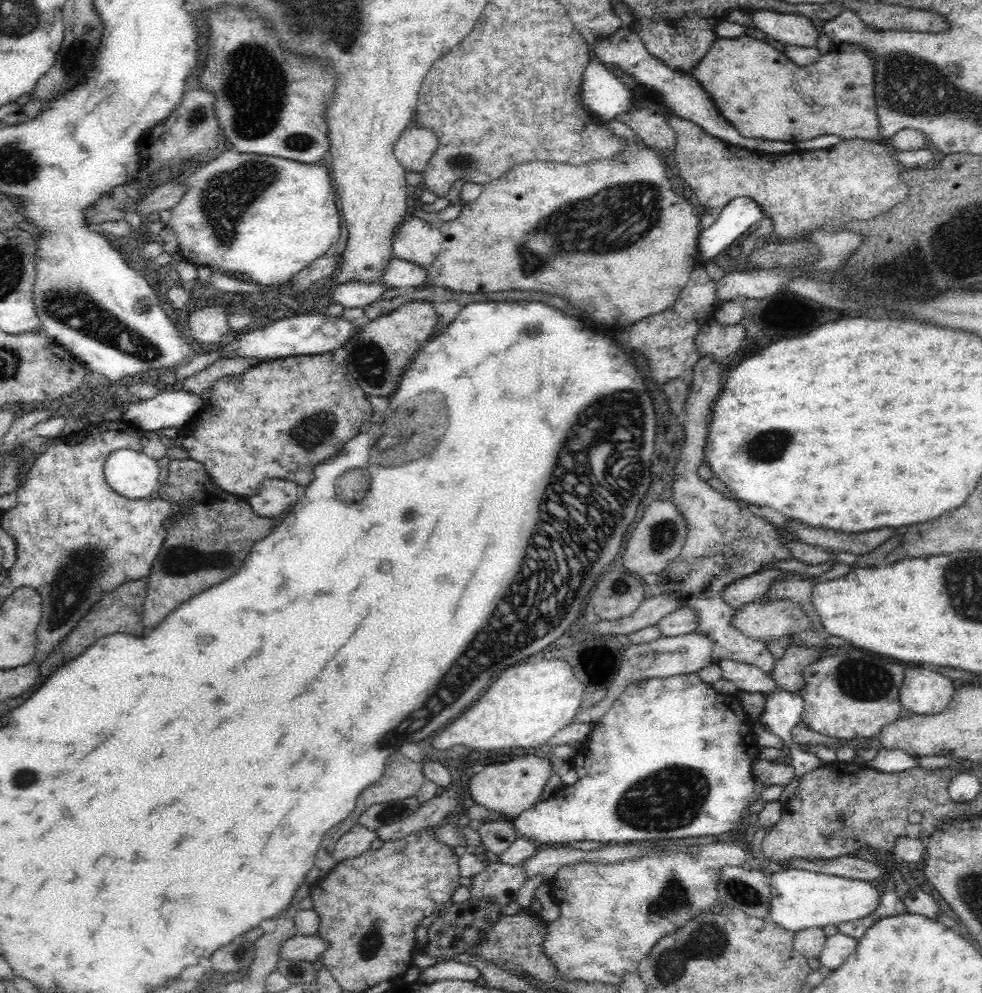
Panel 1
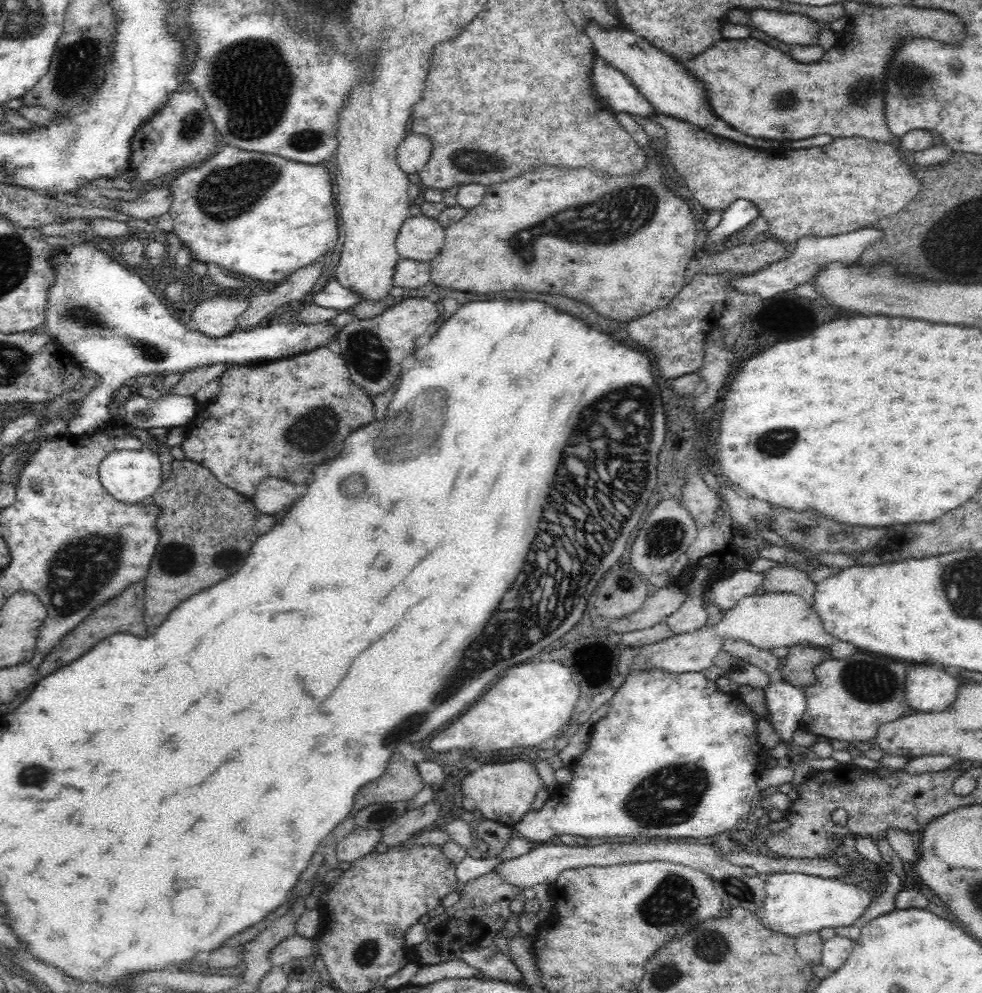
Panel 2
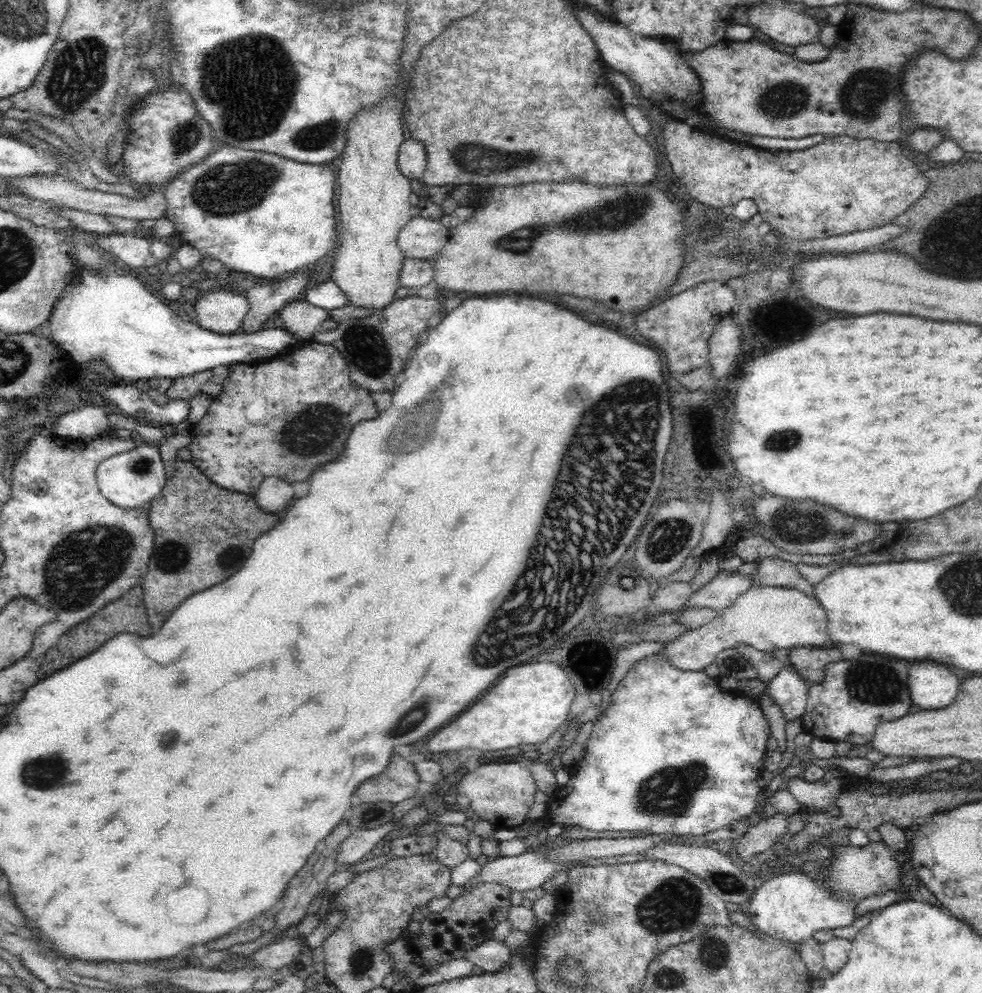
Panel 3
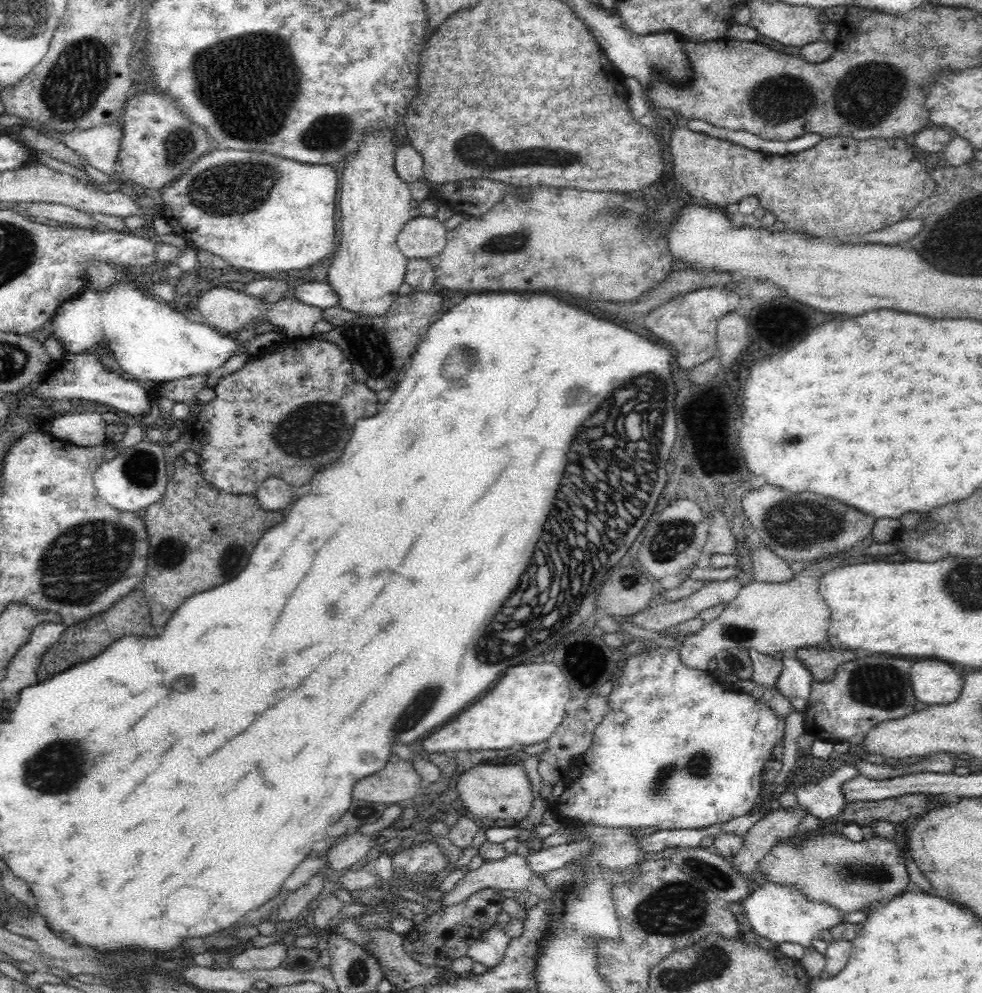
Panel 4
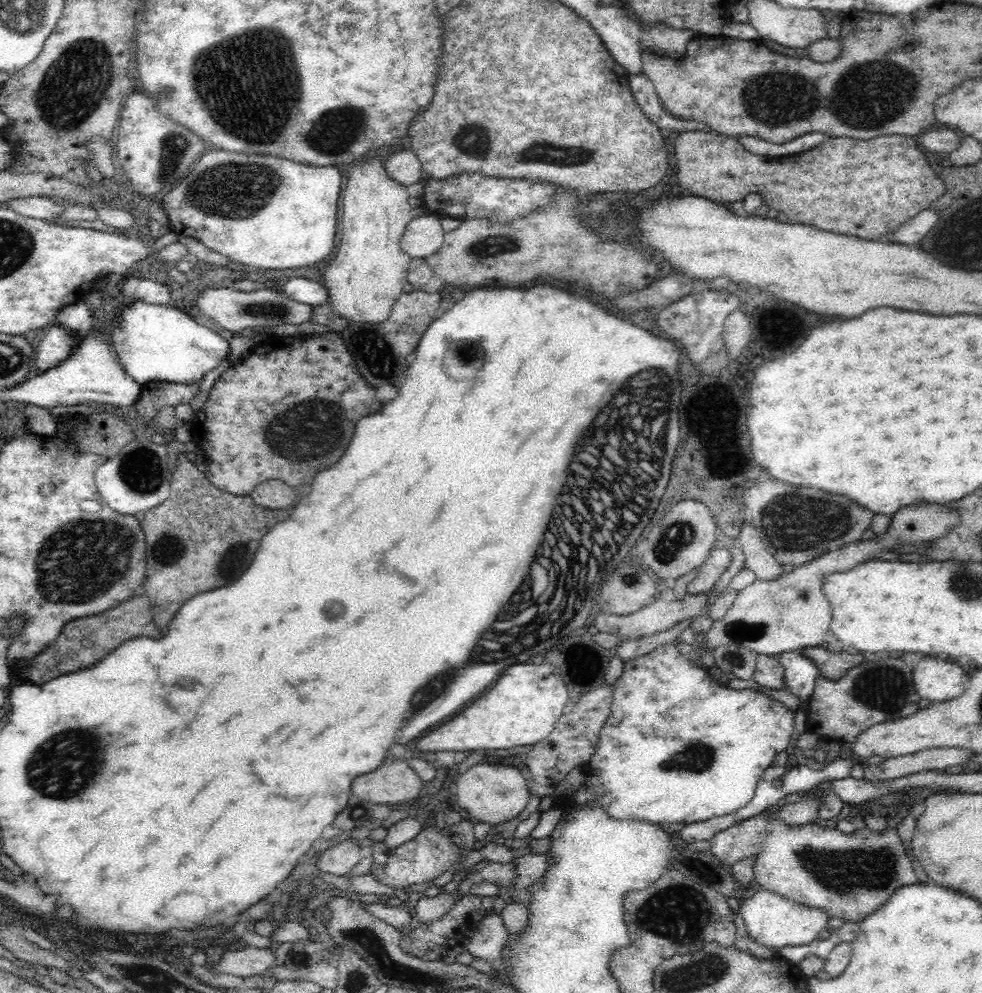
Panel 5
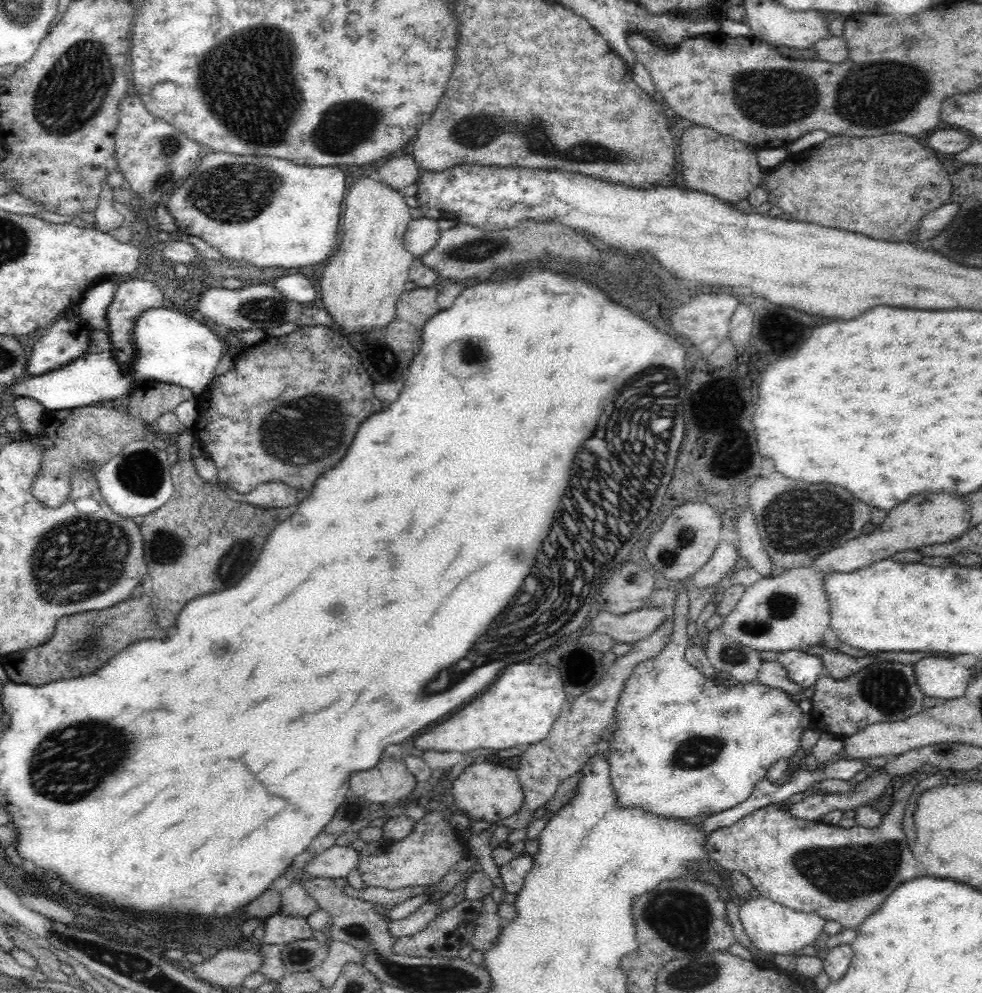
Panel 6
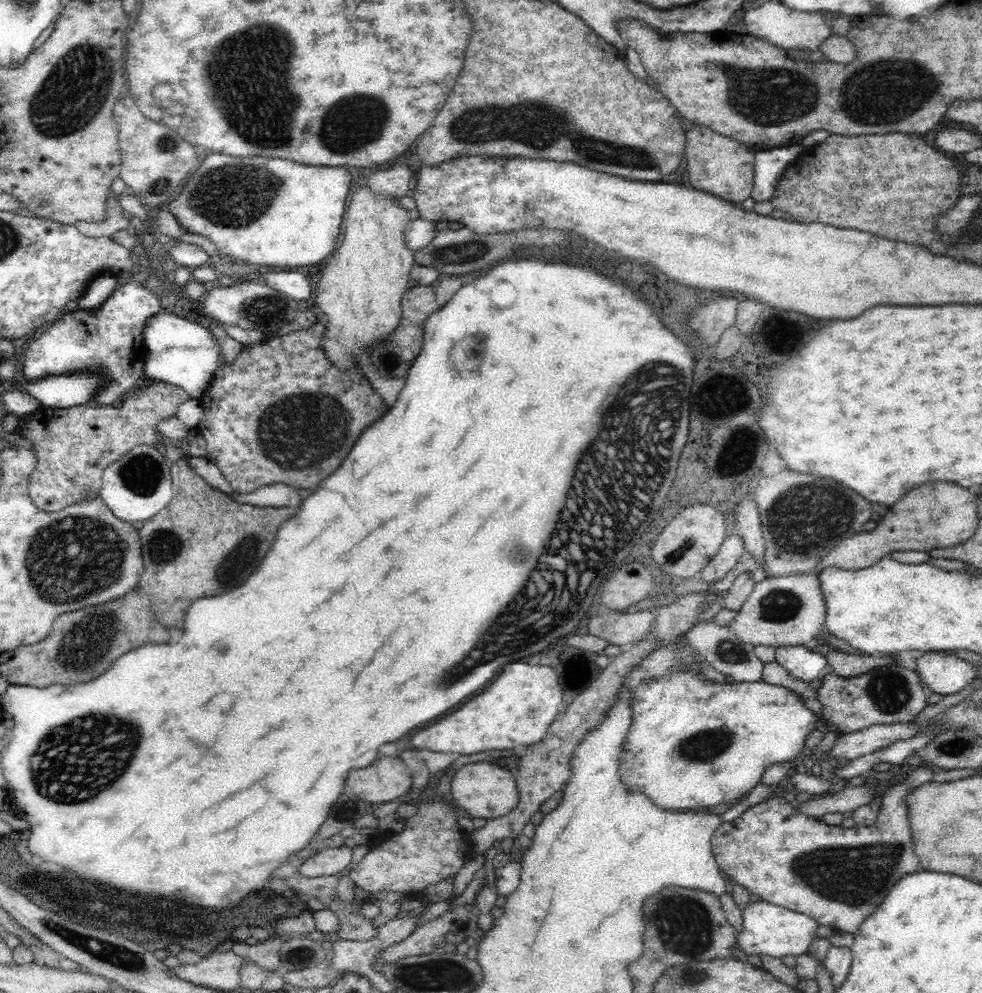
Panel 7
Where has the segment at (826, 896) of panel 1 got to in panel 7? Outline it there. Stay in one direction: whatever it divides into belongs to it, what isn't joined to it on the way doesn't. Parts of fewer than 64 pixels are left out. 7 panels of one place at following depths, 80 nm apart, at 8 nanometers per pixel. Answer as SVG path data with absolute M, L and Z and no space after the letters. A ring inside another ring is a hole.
M766 901L751 903L743 912L743 928L736 931L736 947L749 956L763 955L783 959L807 954L812 940L816 937L819 924L807 915L775 906Z

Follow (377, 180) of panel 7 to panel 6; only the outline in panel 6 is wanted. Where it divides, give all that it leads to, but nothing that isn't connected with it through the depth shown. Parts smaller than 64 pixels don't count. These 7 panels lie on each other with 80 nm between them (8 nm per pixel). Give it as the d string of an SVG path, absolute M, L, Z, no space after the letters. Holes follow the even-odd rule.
M409 155L395 157L378 169L378 178L380 182L401 193L417 182L420 170L414 157Z

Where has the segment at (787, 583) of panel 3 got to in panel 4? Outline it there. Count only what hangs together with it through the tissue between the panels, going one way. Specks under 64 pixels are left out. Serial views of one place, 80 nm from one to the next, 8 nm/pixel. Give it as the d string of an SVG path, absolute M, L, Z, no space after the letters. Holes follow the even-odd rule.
M754 534L746 538L746 541L749 544L748 549L750 550L754 580L763 583L776 583L786 582L794 576L794 573L788 567L789 562L772 553Z

